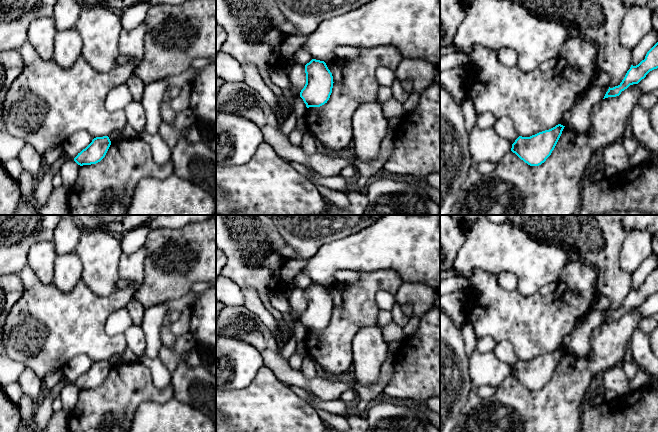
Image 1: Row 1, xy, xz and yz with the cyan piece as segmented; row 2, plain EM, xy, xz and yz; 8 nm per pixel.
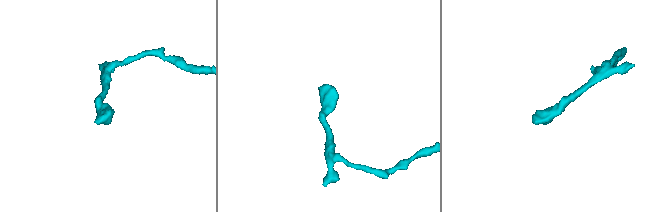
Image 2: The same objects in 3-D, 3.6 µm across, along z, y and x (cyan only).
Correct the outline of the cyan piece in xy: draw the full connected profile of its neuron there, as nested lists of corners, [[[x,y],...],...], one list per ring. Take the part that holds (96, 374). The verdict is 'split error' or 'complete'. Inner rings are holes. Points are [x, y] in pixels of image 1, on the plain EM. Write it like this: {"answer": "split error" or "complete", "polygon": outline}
{"answer": "complete", "polygon": [[[108,360],[96,361],[74,382],[74,385],[80,389],[91,389],[100,386],[106,379],[111,365]]]}

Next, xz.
{"answer": "complete", "polygon": [[[312,283],[305,289],[306,308],[300,316],[306,331],[320,331],[332,317],[333,300],[324,285]]]}

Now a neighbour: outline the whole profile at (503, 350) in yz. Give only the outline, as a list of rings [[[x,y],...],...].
[[[501,341],[501,342],[496,343],[496,346],[493,352],[497,356],[498,359],[507,363],[512,368],[519,361],[519,359],[514,353],[514,350],[511,344],[507,341]]]

